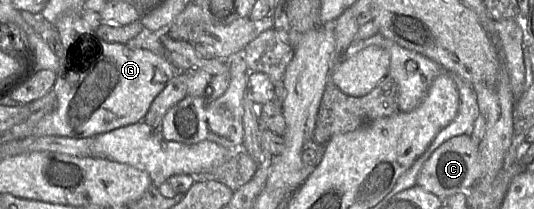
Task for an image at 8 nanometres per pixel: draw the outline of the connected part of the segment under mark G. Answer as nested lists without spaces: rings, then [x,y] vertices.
[[[99,41],[100,45],[97,45],[98,49],[94,49],[96,53],[91,54],[91,57],[96,56],[92,63],[88,67],[74,68],[71,66],[69,59],[62,57],[62,61],[59,62],[59,68],[57,71],[57,78],[52,88],[53,92],[56,94],[57,106],[54,111],[39,120],[30,137],[39,136],[62,136],[62,137],[72,137],[72,138],[86,138],[95,137],[99,134],[107,133],[117,128],[121,128],[127,125],[131,125],[140,121],[143,121],[146,113],[148,112],[152,102],[157,97],[157,95],[165,88],[167,83],[176,75],[176,68],[163,56],[157,55],[149,50],[141,48],[130,48],[127,44],[122,43],[108,43],[105,41]]]

